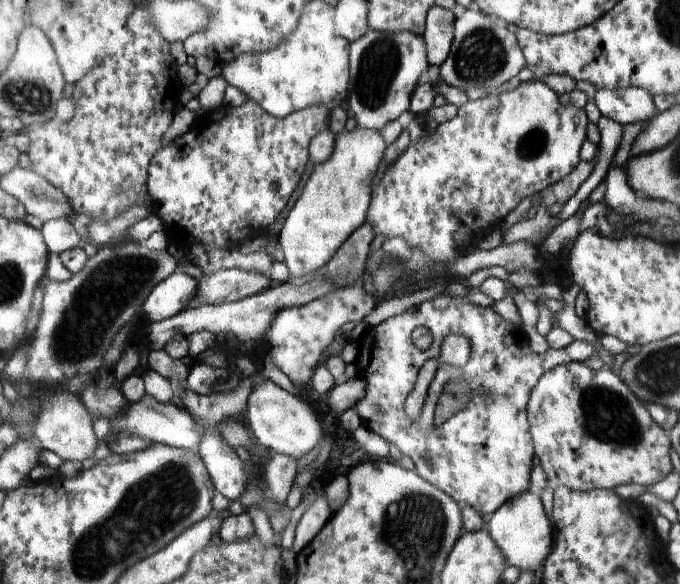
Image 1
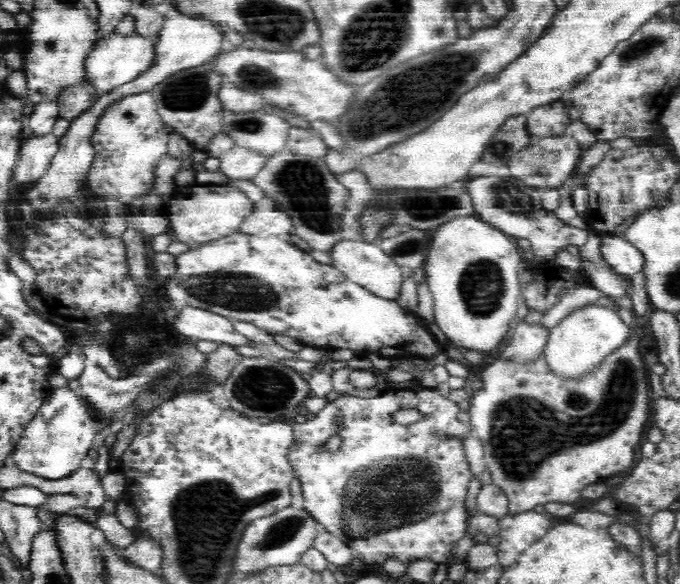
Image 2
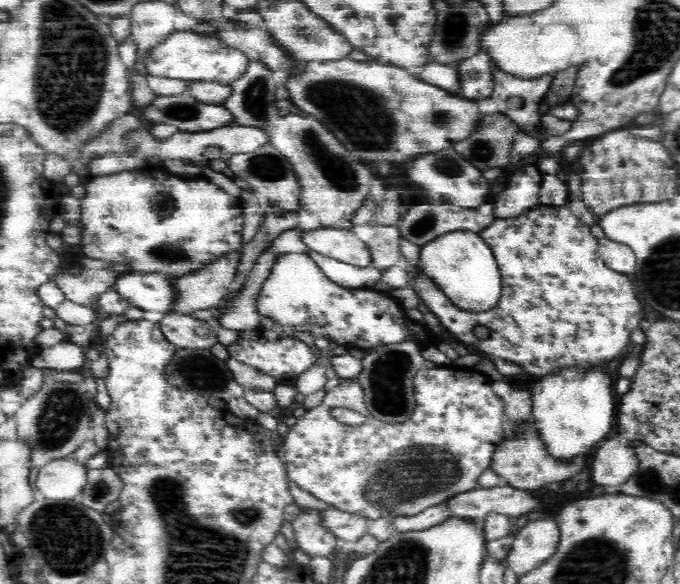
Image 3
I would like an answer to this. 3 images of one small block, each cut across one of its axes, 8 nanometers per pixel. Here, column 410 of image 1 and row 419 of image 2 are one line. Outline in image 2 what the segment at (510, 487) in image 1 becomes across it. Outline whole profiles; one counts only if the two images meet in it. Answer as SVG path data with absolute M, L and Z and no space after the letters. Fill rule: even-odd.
M382 388L380 394L374 398L359 398L358 396L338 396L333 402L329 402L316 415L311 415L304 424L297 424L291 421L293 434L295 435L294 445L292 445L291 454L288 457L288 463L291 464L293 475L298 478L301 484L301 496L304 503L304 508L317 520L323 530L334 534L336 538L340 539L344 544L347 544L356 554L360 554L366 562L380 562L388 556L394 560L408 562L412 558L430 558L434 562L448 562L452 560L452 546L459 542L465 536L469 521L466 517L466 509L464 507L464 500L468 494L468 485L472 480L472 473L465 454L464 445L462 445L462 438L473 431L471 422L460 422L458 414L460 412L468 412L468 409L463 404L456 404L444 396L440 396L440 392L436 389L418 388L418 389L394 389L389 390ZM402 408L418 408L424 416L420 422L414 422L410 426L402 426L390 420L390 414ZM334 435L339 435L341 438L341 445L336 452L323 452L319 450L318 446L322 446L328 438Z

